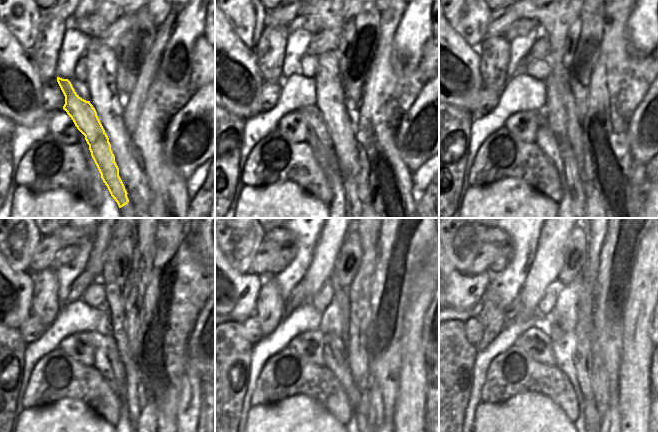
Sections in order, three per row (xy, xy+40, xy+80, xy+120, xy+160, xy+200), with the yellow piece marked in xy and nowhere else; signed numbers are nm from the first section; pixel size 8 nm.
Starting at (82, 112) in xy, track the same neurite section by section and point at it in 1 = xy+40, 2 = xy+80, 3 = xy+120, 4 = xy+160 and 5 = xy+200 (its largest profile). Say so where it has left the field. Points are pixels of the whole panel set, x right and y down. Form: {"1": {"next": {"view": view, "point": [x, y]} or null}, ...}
{"1": {"next": {"view": "xy+40", "point": [319, 138]}}, "2": {"next": {"view": "xy+80", "point": [546, 139]}}, "3": {"next": {"view": "xy+120", "point": [102, 363]}}, "4": {"next": {"view": "xy+160", "point": [330, 363]}}, "5": {"next": {"view": "xy+200", "point": [557, 364]}}}

